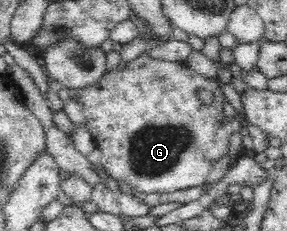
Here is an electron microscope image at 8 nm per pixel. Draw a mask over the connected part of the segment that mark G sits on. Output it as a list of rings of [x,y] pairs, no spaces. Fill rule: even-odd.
[[[148,53],[137,56],[137,58],[130,60],[126,65],[119,66],[111,72],[105,71],[102,74],[101,80],[98,80],[95,84],[83,87],[82,89],[77,89],[77,92],[77,95],[81,99],[85,122],[87,122],[87,129],[93,136],[100,151],[101,166],[105,168],[107,174],[109,174],[109,176],[111,176],[117,183],[124,182],[133,190],[137,190],[141,193],[173,193],[177,190],[203,186],[203,184],[207,182],[207,177],[211,170],[213,170],[213,162],[221,160],[221,158],[229,152],[229,137],[232,136],[232,134],[239,134],[240,129],[242,128],[238,121],[231,118],[224,118],[223,102],[225,101],[225,97],[214,79],[207,79],[202,75],[195,73],[195,71],[185,63],[154,59],[151,58]],[[197,88],[210,90],[214,95],[213,102],[208,105],[202,104],[195,94]]]

